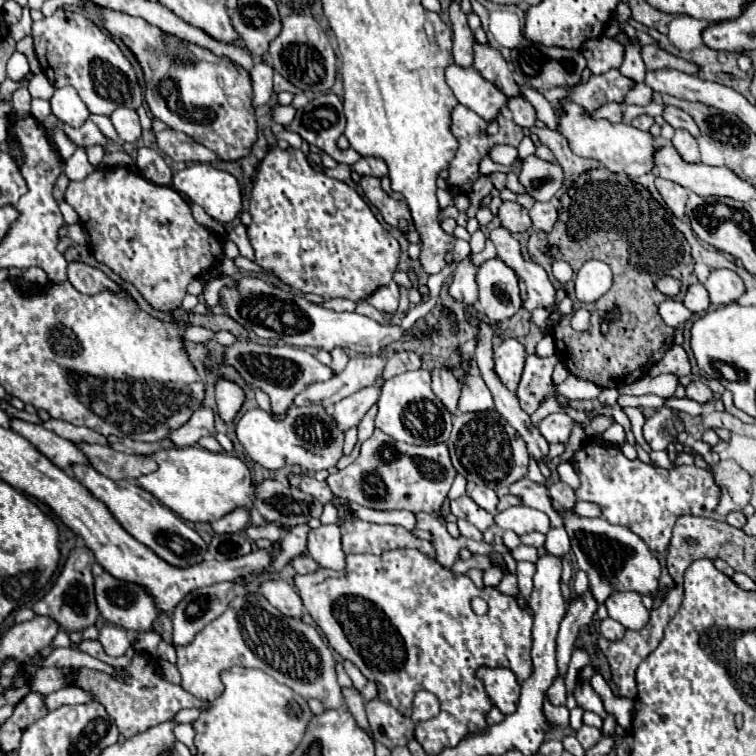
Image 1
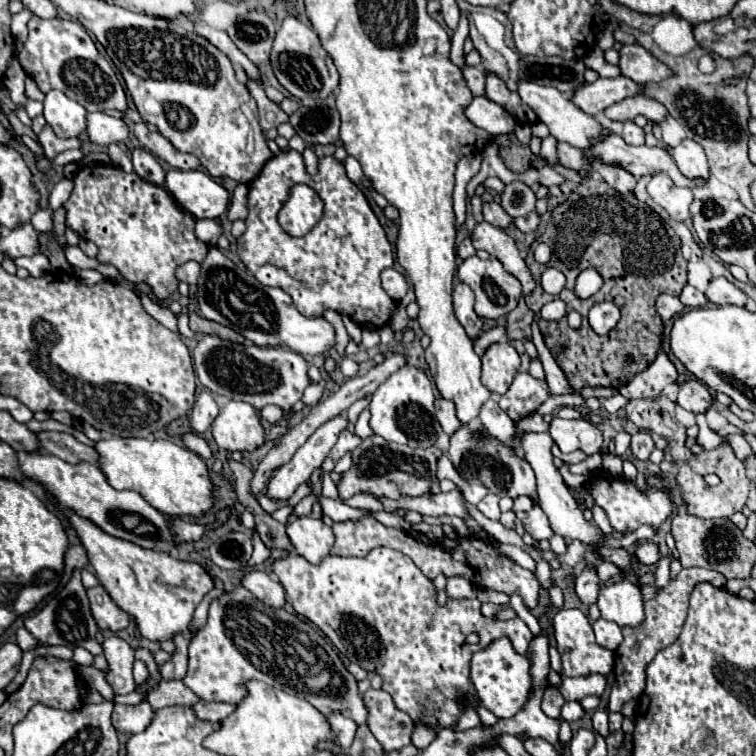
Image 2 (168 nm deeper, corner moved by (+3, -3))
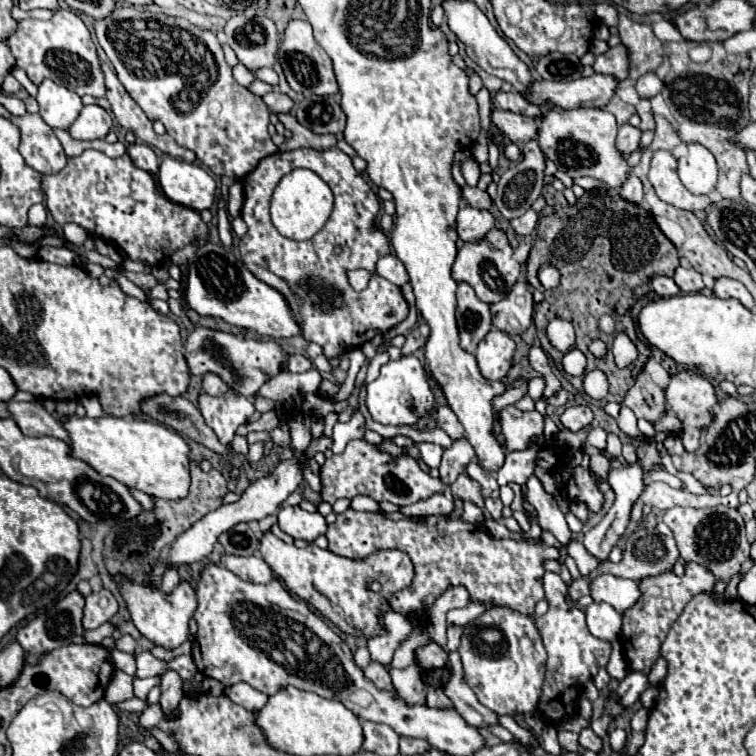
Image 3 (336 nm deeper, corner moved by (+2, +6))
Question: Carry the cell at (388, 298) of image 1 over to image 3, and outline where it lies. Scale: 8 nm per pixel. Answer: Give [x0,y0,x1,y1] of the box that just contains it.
[376,253,408,287]

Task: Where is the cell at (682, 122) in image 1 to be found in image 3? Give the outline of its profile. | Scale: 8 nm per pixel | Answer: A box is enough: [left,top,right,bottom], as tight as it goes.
[636,73,662,97]

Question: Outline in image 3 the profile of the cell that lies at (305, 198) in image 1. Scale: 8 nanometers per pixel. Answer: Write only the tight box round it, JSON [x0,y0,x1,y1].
[238,147,408,359]

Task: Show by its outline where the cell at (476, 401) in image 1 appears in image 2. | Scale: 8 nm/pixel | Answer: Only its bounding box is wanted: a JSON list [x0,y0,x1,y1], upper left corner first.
[479,398,515,442]

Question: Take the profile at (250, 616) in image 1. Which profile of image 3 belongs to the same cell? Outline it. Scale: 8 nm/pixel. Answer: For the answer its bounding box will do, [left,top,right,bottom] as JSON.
[192,563,484,755]

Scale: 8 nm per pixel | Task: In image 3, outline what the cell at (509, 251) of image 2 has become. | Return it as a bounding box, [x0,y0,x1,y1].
[456,205,494,241]

